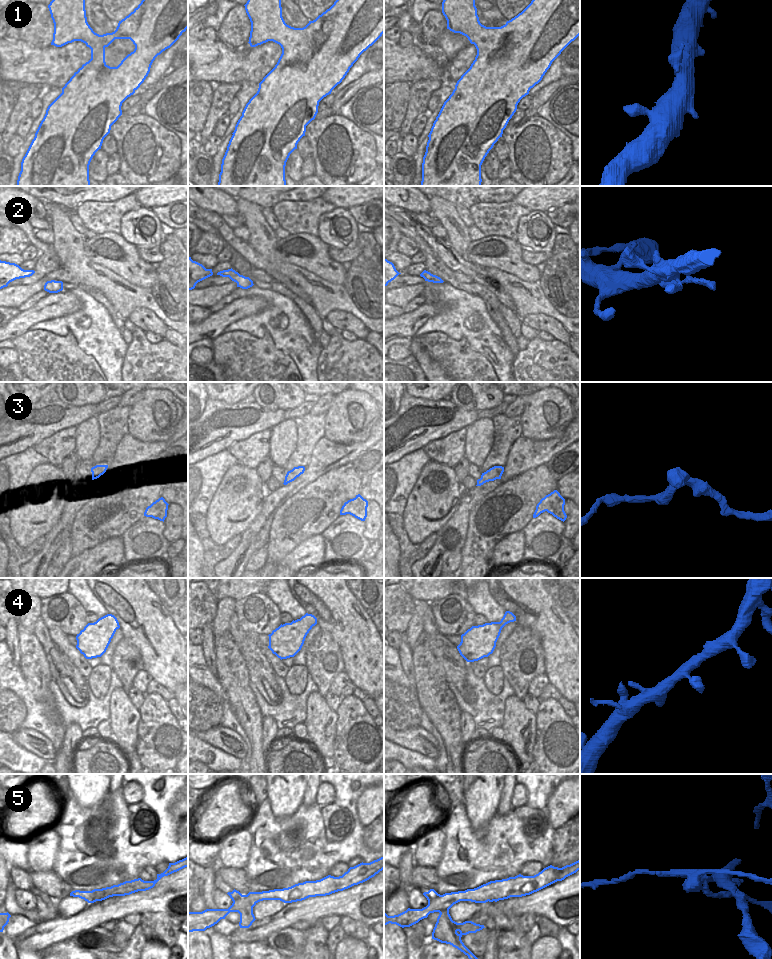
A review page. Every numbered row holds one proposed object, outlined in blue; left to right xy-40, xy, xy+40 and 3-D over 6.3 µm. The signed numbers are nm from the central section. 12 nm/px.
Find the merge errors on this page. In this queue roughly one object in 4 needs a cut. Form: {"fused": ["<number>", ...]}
{"fused": ["2", "5"]}

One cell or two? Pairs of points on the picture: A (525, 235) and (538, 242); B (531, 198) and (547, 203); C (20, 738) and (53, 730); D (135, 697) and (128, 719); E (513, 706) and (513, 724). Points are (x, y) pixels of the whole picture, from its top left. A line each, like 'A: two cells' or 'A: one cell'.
A: one cell
B: one cell
C: two cells
D: two cells
E: one cell

